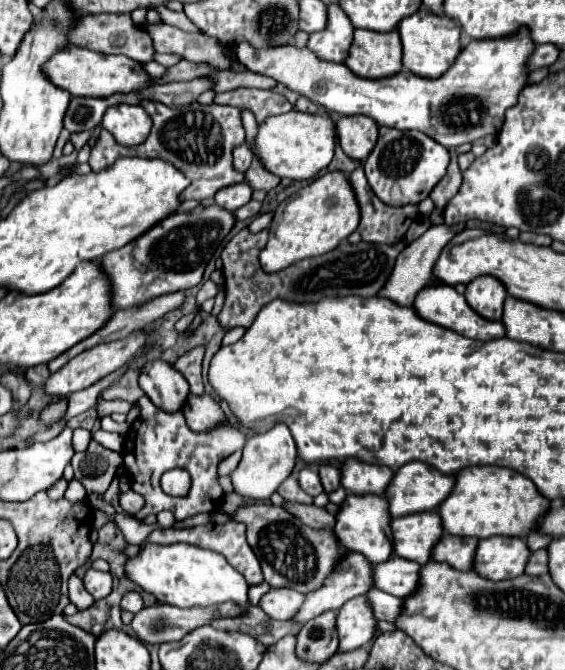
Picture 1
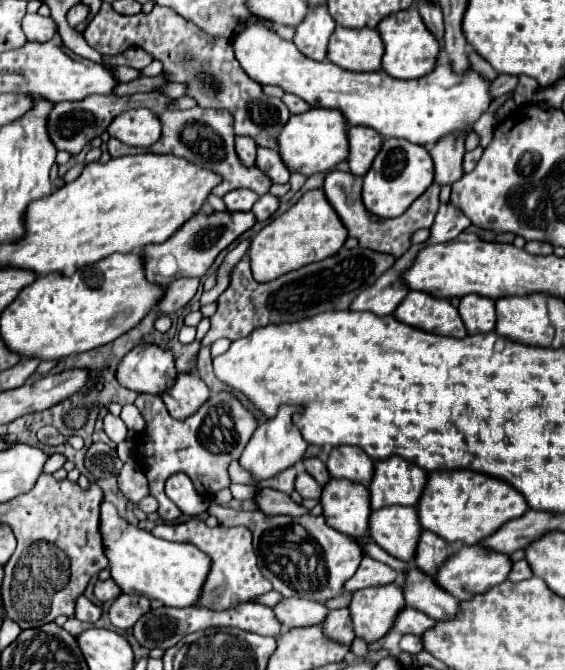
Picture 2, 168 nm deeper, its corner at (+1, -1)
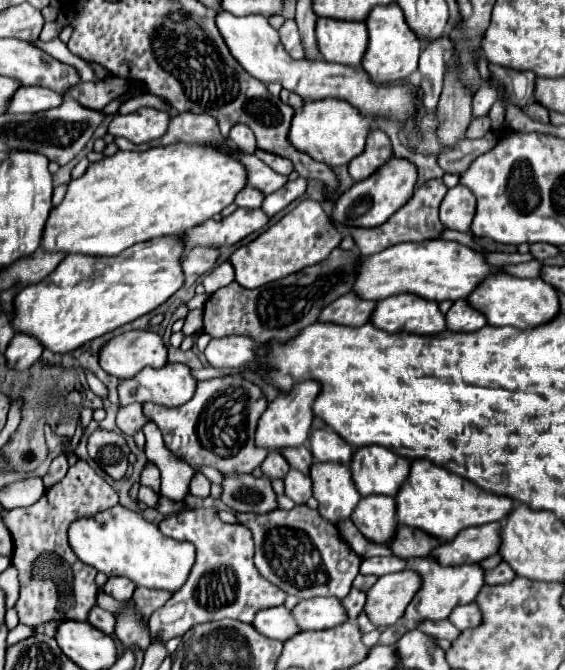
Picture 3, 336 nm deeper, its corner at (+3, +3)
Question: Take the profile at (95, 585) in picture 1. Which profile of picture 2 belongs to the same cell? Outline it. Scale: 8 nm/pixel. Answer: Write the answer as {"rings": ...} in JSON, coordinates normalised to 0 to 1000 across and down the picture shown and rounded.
{"rings":[[[193,863],[193,866],[172,866],[165,875],[165,887],[172,890],[175,899],[189,899],[189,896],[204,896],[214,887],[214,878],[207,878],[207,872]]]}

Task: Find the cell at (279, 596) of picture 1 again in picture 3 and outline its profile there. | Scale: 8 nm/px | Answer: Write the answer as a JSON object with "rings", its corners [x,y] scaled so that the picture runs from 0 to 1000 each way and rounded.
{"rings":[[[593,893],[533,896],[515,916],[533,940],[579,940],[614,928],[614,913],[607,913],[604,896]]]}

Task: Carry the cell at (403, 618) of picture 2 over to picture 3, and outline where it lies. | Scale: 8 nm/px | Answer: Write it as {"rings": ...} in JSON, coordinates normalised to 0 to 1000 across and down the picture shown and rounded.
{"rings":[[[777,925],[777,928],[749,928],[742,931],[742,940],[752,943],[752,946],[763,946],[763,949],[773,949],[773,952],[788,952],[795,958],[809,955],[816,940],[809,940],[795,925]]]}

